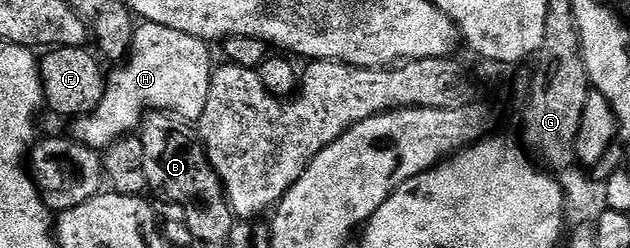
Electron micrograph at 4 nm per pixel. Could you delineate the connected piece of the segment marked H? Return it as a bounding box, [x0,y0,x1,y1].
[73,23,210,150]

